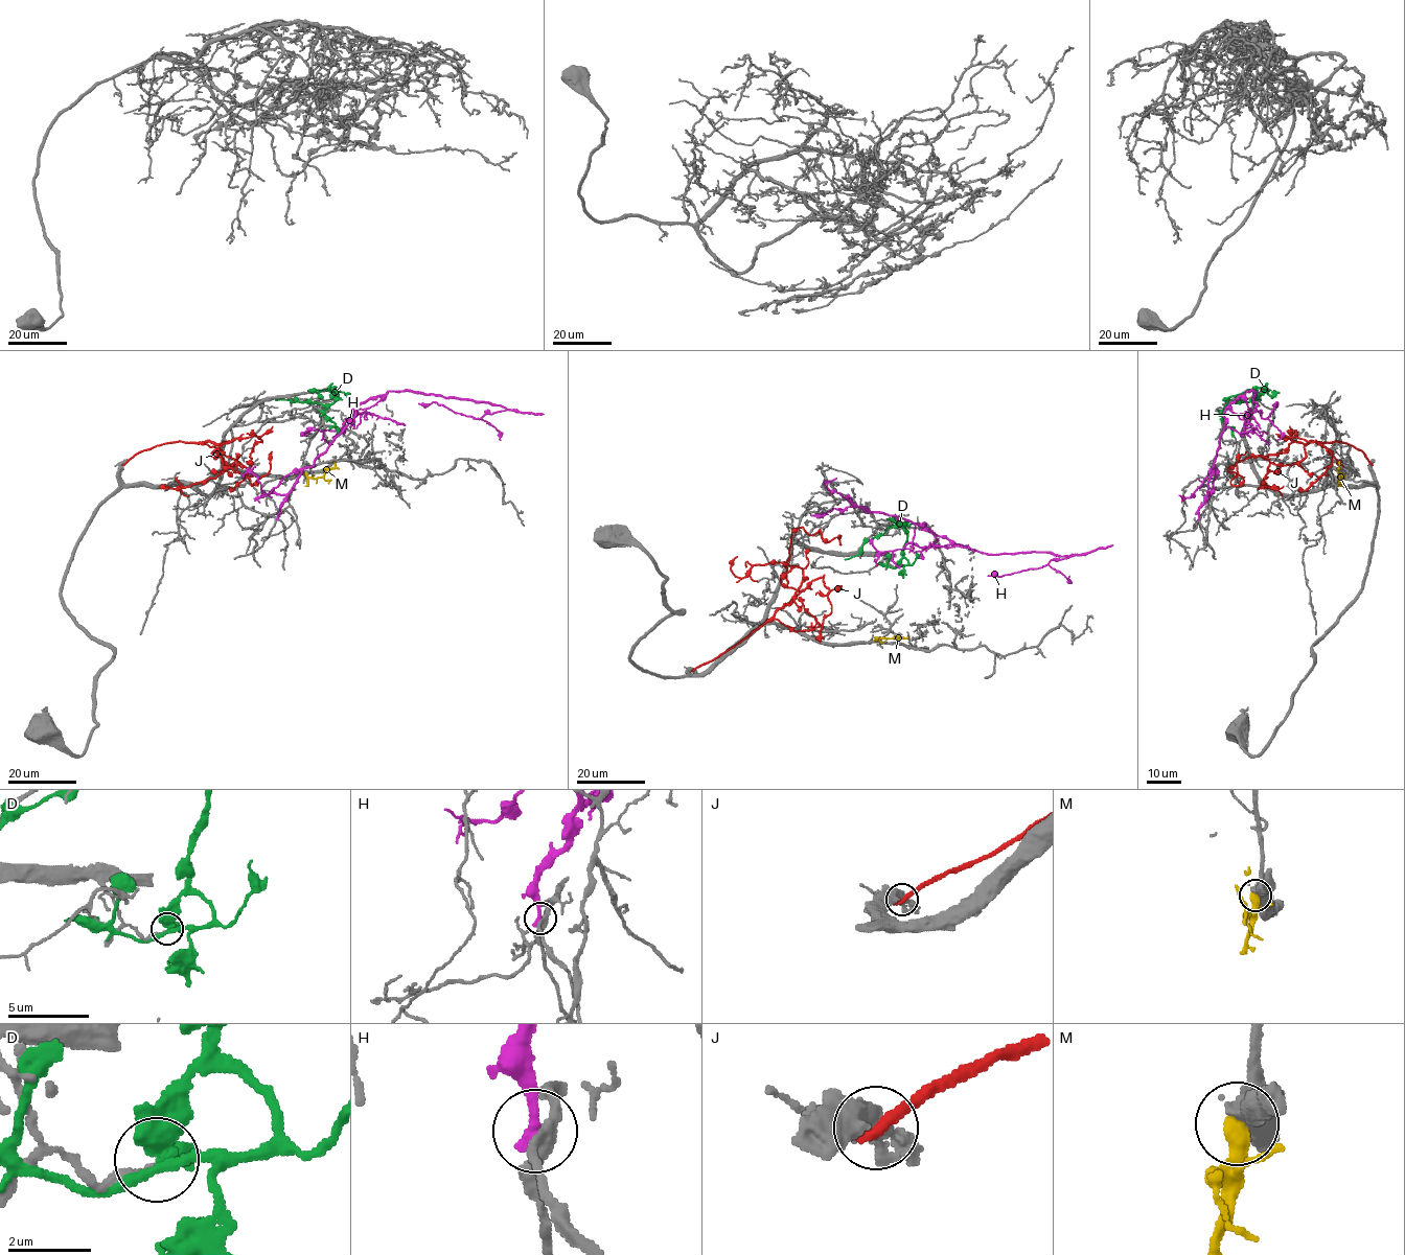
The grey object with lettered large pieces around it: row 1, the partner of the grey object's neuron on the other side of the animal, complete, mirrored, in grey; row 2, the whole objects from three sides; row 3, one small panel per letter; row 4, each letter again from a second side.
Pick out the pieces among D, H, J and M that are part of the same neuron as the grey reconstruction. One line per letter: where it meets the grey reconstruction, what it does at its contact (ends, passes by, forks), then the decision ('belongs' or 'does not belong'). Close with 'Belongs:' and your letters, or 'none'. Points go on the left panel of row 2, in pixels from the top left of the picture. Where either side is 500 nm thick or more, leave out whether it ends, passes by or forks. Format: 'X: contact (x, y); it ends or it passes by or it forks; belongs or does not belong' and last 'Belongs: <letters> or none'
D: contact (329, 388); it forks; does not belong
H: contact (277, 518); it ends; does not belong
J: contact (123, 464); does not belong
M: contact (305, 473); does not belong
Belongs: none

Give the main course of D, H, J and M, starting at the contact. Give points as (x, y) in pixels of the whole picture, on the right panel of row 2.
D: (1266, 388), (1252, 387), (1231, 396), (1227, 404), (1261, 399)
H: (1199, 518), (1226, 410), (1246, 391), (1256, 393), (1256, 410), (1266, 419), (1276, 403)
J: (1371, 464), (1349, 443), (1293, 441), (1239, 461), (1227, 469), (1234, 485), (1246, 451)
M: (1341, 473), (1339, 478), (1339, 461)

